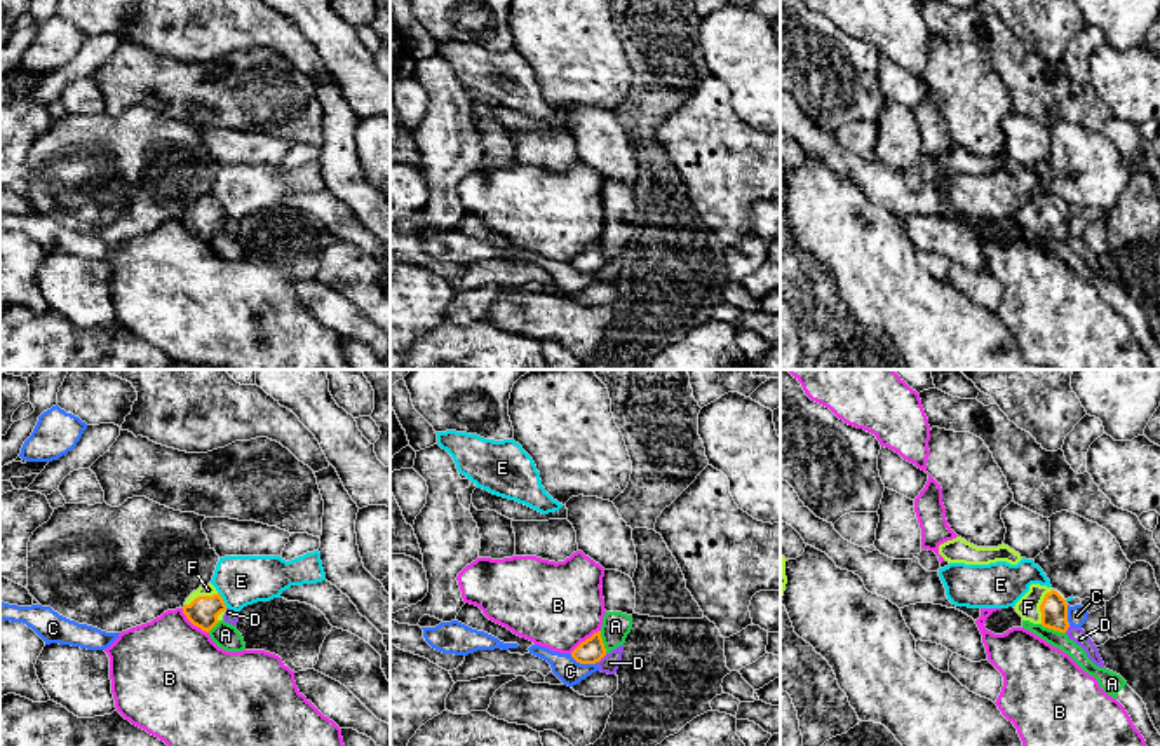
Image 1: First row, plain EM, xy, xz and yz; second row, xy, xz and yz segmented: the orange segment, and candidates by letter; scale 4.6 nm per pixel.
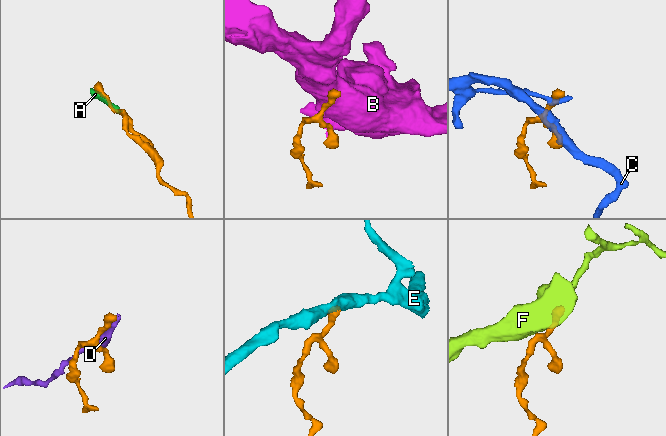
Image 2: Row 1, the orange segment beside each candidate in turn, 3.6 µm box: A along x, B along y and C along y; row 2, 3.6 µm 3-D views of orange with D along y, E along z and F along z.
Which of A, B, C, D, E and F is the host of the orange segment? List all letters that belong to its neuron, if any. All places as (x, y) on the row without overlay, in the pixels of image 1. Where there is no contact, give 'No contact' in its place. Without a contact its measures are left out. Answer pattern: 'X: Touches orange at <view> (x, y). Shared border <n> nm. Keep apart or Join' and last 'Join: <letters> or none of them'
A: Touches orange at yz (1052, 237). Shared border 130 nm. Keep apart
B: Touches orange at xy (194, 234). Shared border 170 nm. Keep apart
C: Touches orange at xz (584, 272). Shared border 130 nm. Keep apart
D: Touches orange at xz (601, 267). Shared border 60 nm. Keep apart
E: Touches orange at xy (222, 210). Shared border 90 nm. Keep apart
F: Touches orange at yz (1040, 215). Shared border 170 nm. Join
Join: F

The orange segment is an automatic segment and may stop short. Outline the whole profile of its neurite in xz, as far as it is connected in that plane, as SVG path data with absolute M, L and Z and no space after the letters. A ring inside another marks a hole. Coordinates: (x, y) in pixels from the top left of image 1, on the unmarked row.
M601 241L594 242L590 248L582 251L571 267L580 274L596 274L606 265L606 258L601 248Z

